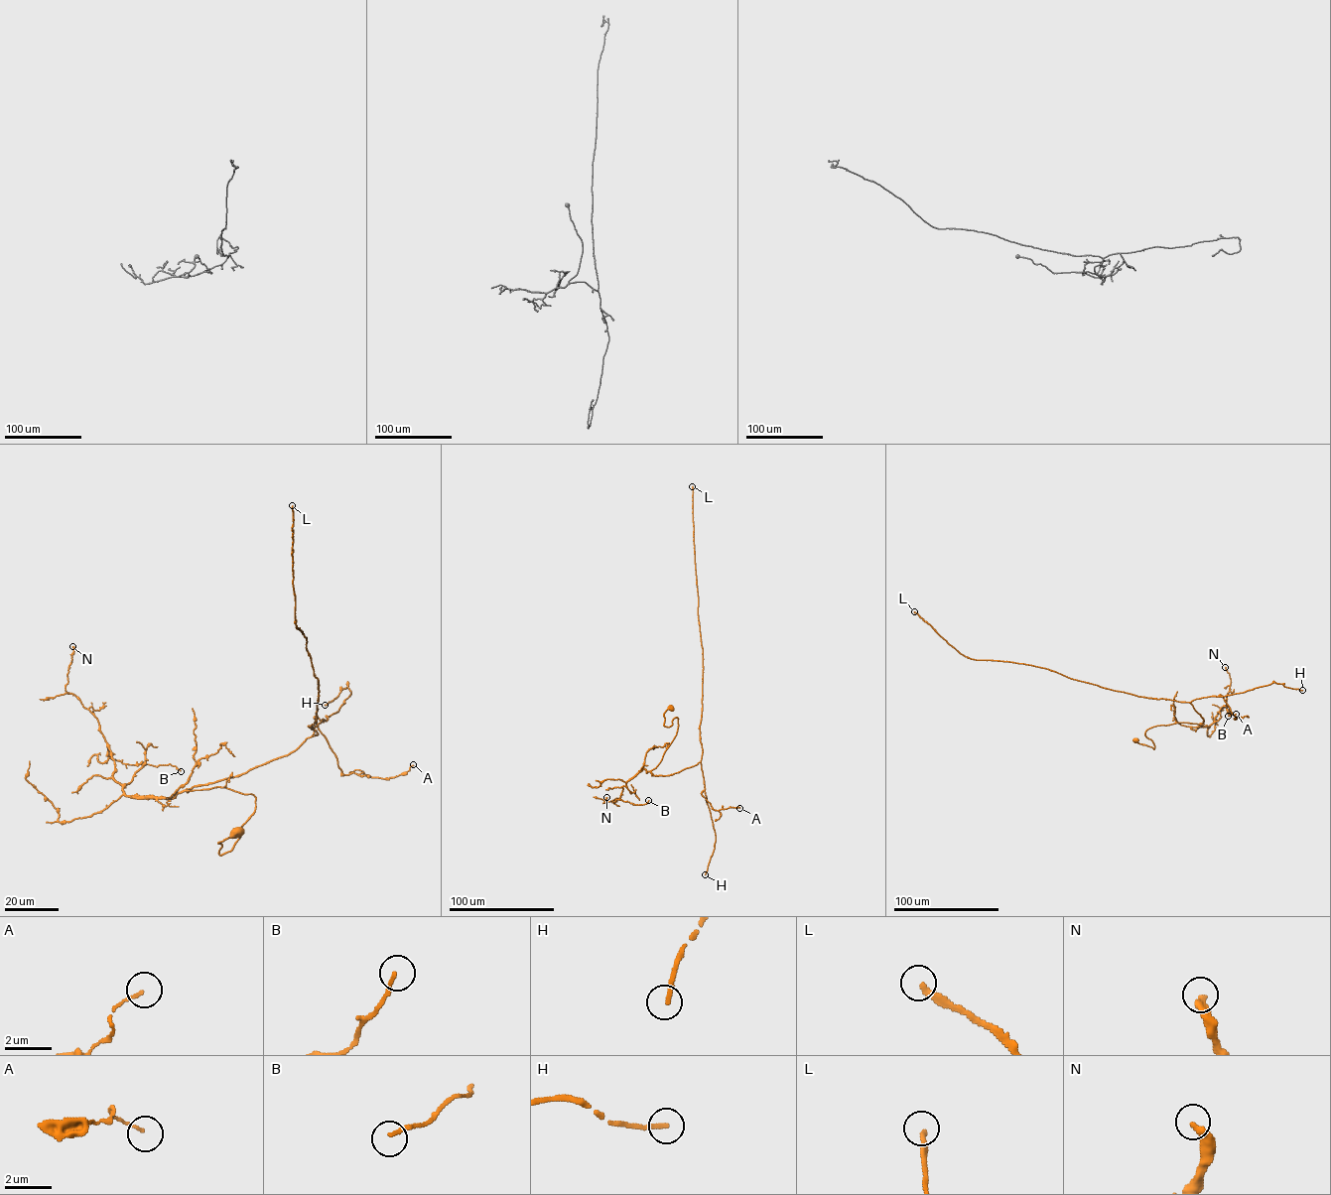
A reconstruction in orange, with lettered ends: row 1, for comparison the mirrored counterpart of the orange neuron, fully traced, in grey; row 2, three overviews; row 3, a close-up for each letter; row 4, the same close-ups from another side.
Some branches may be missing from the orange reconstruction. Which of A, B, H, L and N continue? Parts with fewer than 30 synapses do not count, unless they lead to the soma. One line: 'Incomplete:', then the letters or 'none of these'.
Incomplete: H, L

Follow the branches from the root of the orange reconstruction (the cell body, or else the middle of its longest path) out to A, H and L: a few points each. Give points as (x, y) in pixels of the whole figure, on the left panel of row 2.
A: (238, 832), (220, 855), (252, 794), (185, 790), (288, 755), (314, 717), (343, 774), (413, 764)
H: (238, 832), (220, 855), (253, 813), (252, 794), (185, 790), (293, 752), (347, 685), (325, 705)
L: (238, 832), (220, 855), (253, 813), (252, 794), (185, 790), (318, 734), (318, 680), (295, 619), (292, 505)

